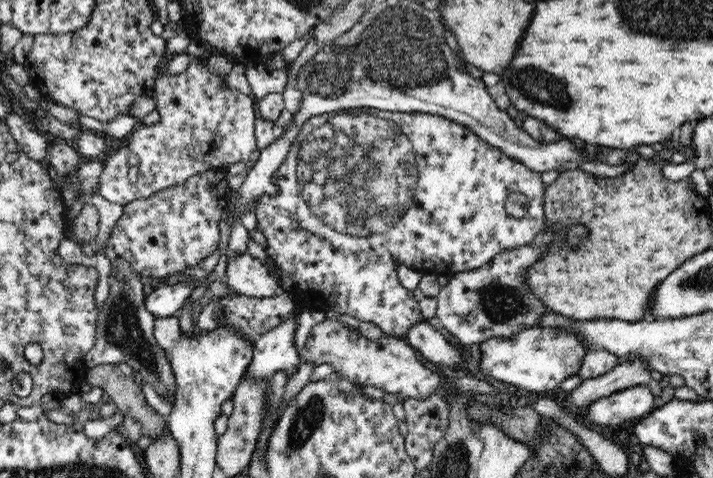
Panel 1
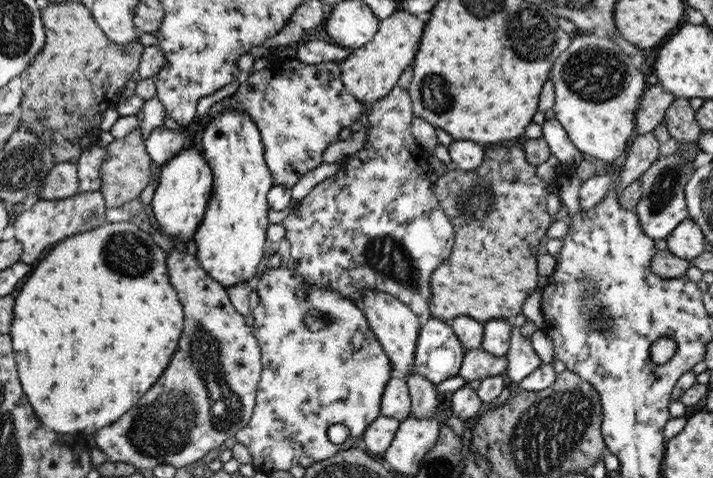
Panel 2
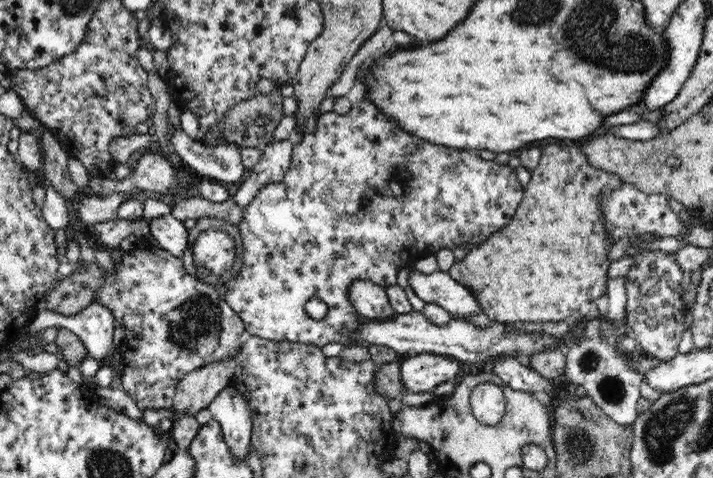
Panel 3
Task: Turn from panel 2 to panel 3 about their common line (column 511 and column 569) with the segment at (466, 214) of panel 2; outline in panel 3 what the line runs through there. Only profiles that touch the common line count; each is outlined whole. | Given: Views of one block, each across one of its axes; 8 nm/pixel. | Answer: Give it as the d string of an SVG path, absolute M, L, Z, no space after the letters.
M550 145L541 150L538 166L531 170L531 178L524 188L522 202L504 228L496 230L486 242L476 248L447 271L448 274L469 288L476 296L482 312L492 321L515 322L560 322L569 321L590 301L607 294L608 268L612 260L608 252L614 242L606 238L608 231L602 219L602 194L608 194L622 186L618 175L598 169L589 164L580 148Z

